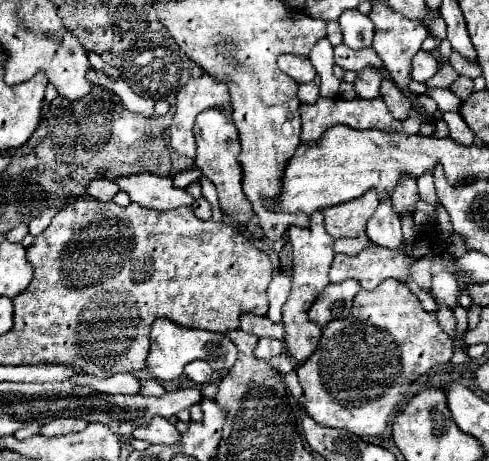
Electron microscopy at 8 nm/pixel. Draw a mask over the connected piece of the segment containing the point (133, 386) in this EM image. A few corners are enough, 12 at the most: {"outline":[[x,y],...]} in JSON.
{"outline":[[133,374],[111,378],[71,376],[105,394],[139,394],[141,380]]}

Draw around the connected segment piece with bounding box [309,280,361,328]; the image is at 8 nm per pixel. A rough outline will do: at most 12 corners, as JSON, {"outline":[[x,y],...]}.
{"outline":[[355,280],[329,284],[309,310],[309,320],[325,328],[343,320],[359,292]]}

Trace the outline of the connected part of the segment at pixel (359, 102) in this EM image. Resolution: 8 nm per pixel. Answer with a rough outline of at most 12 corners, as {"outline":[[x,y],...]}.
{"outline":[[341,96],[301,104],[301,142],[345,124],[355,130],[419,134],[411,108],[397,122],[385,102]]}

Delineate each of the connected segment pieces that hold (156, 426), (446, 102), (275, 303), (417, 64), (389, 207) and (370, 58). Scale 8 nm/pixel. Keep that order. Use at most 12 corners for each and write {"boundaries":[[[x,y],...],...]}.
{"boundaries":[[[167,418],[137,428],[135,438],[151,444],[177,444],[181,434]],[[448,88],[428,89],[442,112],[458,112],[461,100]],[[283,272],[273,276],[267,317],[281,317],[291,292],[291,280]],[[431,52],[413,56],[411,78],[427,82],[437,72]],[[385,198],[367,224],[367,236],[379,246],[399,248],[401,222]],[[345,44],[333,48],[335,64],[359,72],[381,66],[373,48],[351,50]]]}

